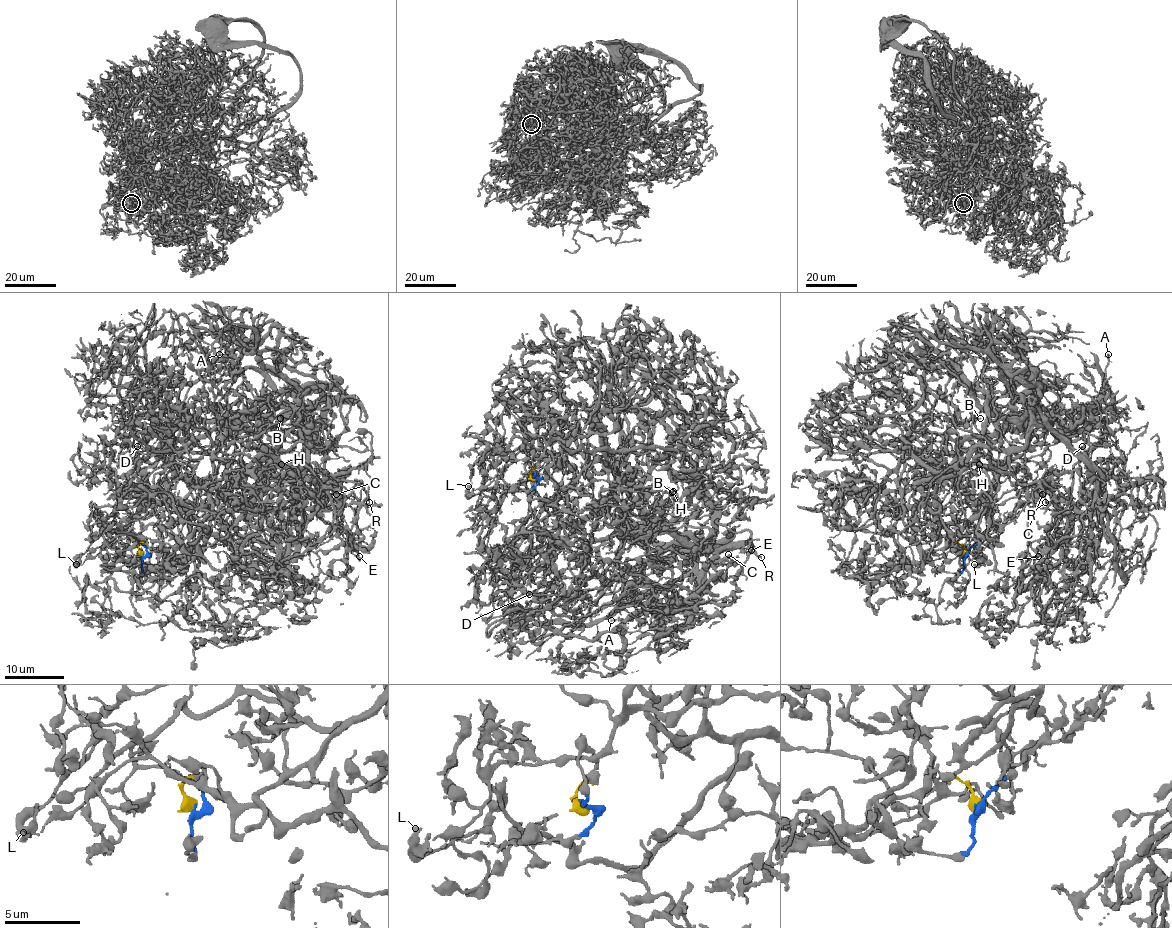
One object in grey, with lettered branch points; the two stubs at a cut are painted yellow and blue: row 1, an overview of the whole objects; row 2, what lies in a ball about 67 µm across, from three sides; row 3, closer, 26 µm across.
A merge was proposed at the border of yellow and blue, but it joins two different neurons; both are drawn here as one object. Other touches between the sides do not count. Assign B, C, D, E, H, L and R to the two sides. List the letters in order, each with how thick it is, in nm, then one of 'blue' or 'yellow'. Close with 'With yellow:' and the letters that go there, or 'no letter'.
B: 150 nm | yellow
C: 280 nm | blue
D: 170 nm | blue
E: 220 nm | blue
H: 480 nm | yellow
L: 420 nm | blue
R: 200 nm | blue
With yellow: B, H

